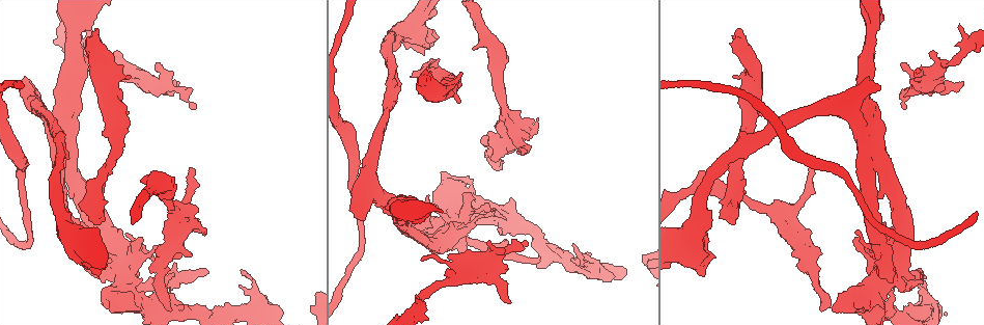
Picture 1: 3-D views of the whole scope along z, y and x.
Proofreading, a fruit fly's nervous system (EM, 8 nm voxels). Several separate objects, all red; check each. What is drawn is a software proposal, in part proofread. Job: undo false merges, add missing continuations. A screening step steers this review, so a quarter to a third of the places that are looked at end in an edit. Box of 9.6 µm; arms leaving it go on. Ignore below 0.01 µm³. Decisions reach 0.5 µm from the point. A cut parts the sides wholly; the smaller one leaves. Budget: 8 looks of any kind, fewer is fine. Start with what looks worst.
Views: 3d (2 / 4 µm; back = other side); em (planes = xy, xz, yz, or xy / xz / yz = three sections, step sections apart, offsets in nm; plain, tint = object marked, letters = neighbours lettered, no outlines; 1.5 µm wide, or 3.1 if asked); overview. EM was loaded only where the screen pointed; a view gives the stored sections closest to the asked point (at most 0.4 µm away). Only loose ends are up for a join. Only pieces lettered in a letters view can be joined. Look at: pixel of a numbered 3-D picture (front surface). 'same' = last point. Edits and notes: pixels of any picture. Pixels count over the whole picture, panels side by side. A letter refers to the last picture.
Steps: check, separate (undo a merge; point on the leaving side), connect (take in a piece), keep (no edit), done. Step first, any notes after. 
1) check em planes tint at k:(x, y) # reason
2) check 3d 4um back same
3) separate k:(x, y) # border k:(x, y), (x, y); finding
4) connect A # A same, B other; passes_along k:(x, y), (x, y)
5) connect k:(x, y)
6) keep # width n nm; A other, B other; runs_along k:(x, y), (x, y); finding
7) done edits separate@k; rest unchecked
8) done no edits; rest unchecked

check em planes letters at 1:(128, 76) # free end

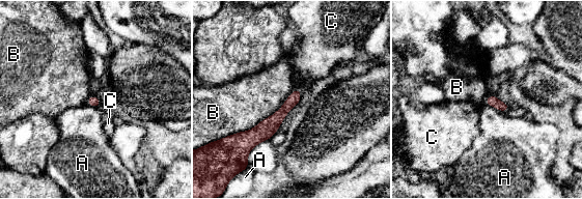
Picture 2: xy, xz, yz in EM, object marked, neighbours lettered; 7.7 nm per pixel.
keep # A other, B other, C other; border 2:(296, 88), (271, 115), (229, 136); none of them fits

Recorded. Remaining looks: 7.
check 3d 4um at 1:(208, 271) # an open end

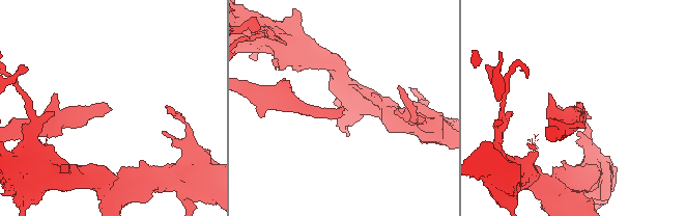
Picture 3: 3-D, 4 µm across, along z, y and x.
check em planes letters at 3:(343, 109)

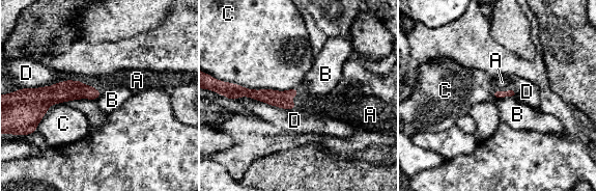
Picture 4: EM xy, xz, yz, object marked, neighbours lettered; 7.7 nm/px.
connect A # A same, B other, C other, D other; passes_along 4:(496, 93), (505, 91), (502, 82); the cell continues

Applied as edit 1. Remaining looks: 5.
check 3d 4um at 1:(80, 17) # abrupt turn

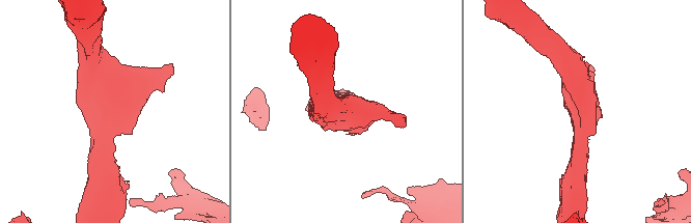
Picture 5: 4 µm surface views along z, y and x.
check em planes letters at 5:(113, 111) # need the tissue

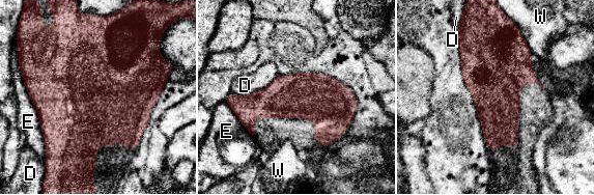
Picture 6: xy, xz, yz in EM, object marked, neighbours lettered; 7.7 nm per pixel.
keep # D other, E other, W other; border 6:(278, 75), (247, 95), (231, 92); continuous, no second cell

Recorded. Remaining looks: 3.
done edits connect@4; rest unchecked

